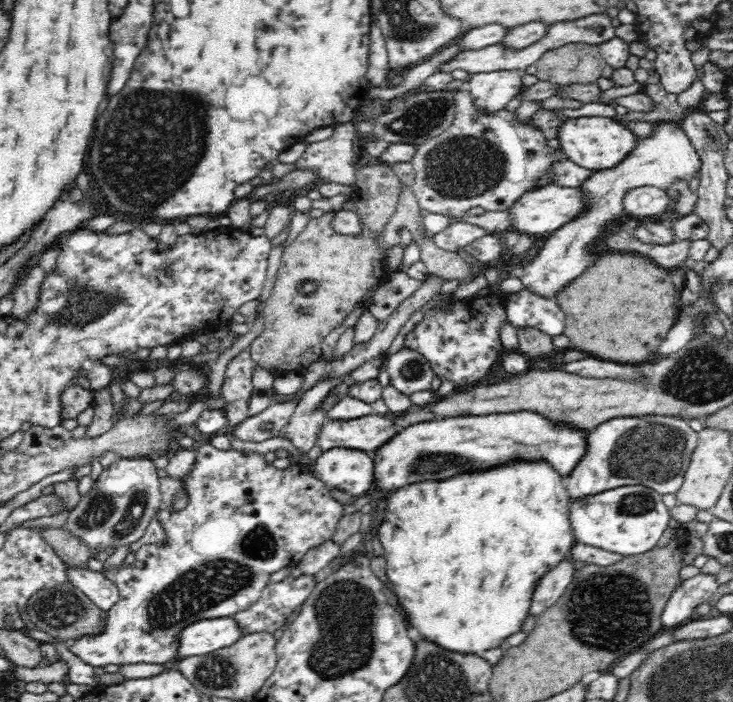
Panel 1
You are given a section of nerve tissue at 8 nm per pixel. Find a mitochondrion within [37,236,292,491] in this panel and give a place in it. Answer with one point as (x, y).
(90, 299)

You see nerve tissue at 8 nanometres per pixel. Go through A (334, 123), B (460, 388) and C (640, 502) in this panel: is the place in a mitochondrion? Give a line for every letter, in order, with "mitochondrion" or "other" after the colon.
A: other
B: other
C: mitochondrion

